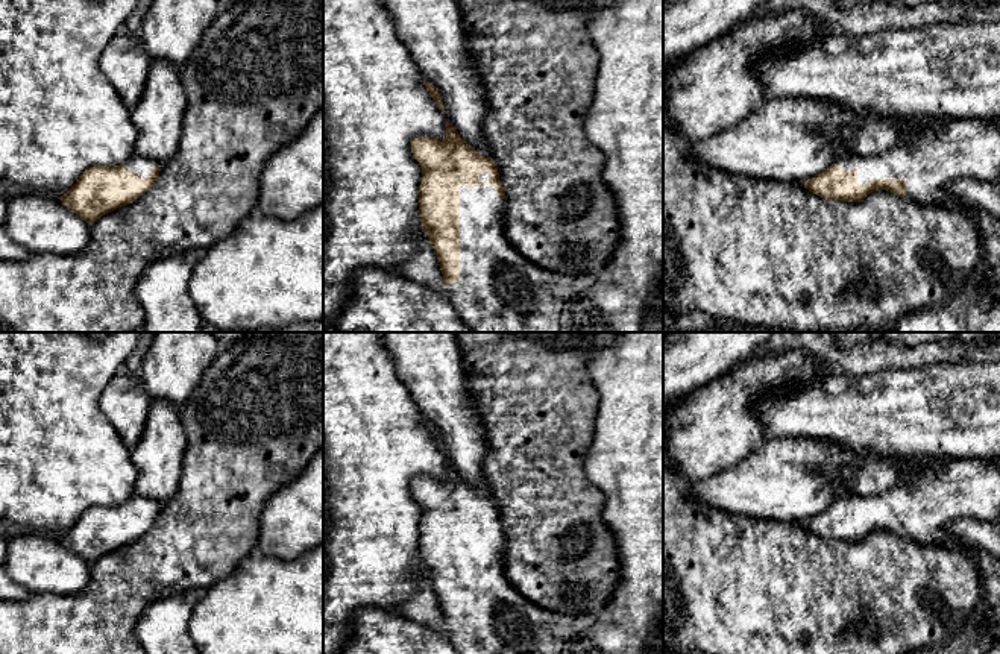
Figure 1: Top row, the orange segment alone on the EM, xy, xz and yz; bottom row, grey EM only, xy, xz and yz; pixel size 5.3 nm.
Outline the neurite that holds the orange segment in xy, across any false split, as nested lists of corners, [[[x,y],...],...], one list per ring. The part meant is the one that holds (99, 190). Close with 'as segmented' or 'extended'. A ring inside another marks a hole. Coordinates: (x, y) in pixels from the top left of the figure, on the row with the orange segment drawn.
[[[135,153],[115,167],[94,165],[59,199],[64,206],[93,225],[102,215],[146,194],[156,182],[161,165]]]; extended

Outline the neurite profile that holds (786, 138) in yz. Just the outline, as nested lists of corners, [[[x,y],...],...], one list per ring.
[[[781,97],[766,100],[739,124],[692,144],[692,156],[731,175],[806,182],[847,155],[836,132],[856,129],[869,111]]]

